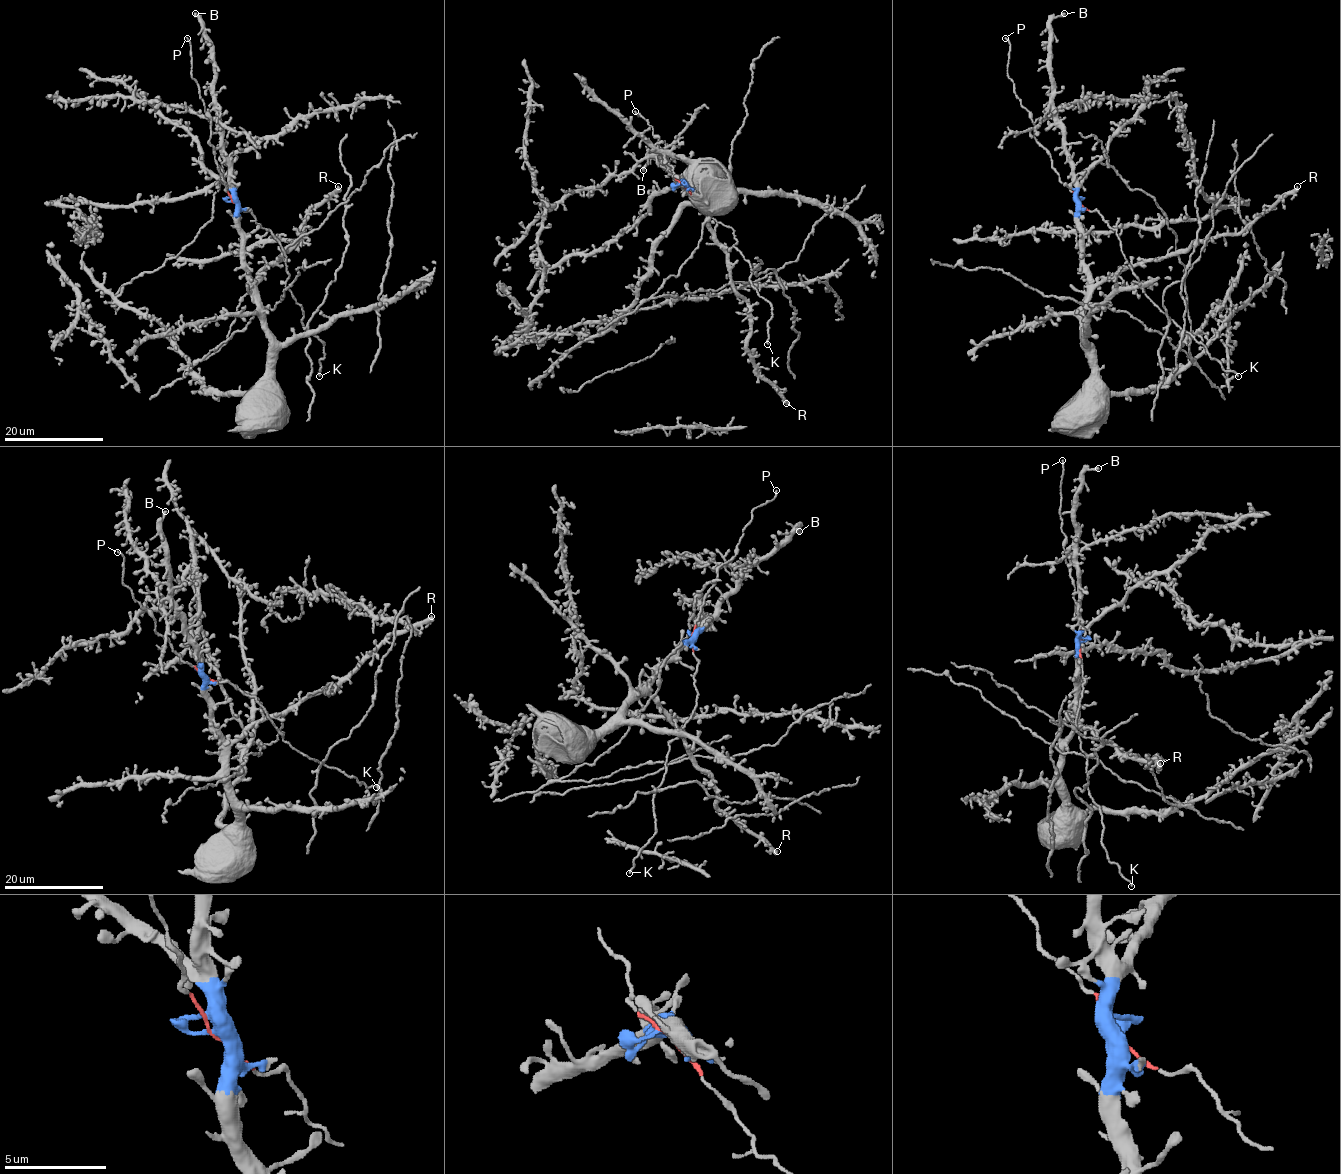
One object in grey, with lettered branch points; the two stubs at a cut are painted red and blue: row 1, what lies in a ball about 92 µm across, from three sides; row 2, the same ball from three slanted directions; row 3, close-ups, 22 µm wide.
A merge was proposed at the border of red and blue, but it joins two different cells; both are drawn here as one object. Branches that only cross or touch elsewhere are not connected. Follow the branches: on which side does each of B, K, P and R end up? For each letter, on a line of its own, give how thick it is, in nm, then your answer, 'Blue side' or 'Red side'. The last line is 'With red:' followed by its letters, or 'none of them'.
B: Thickness 400 nm. Blue side
K: Thickness 170 nm. Red side
P: Thickness 150 nm. Red side
R: Thickness 420 nm. Blue side
With red: K, P

